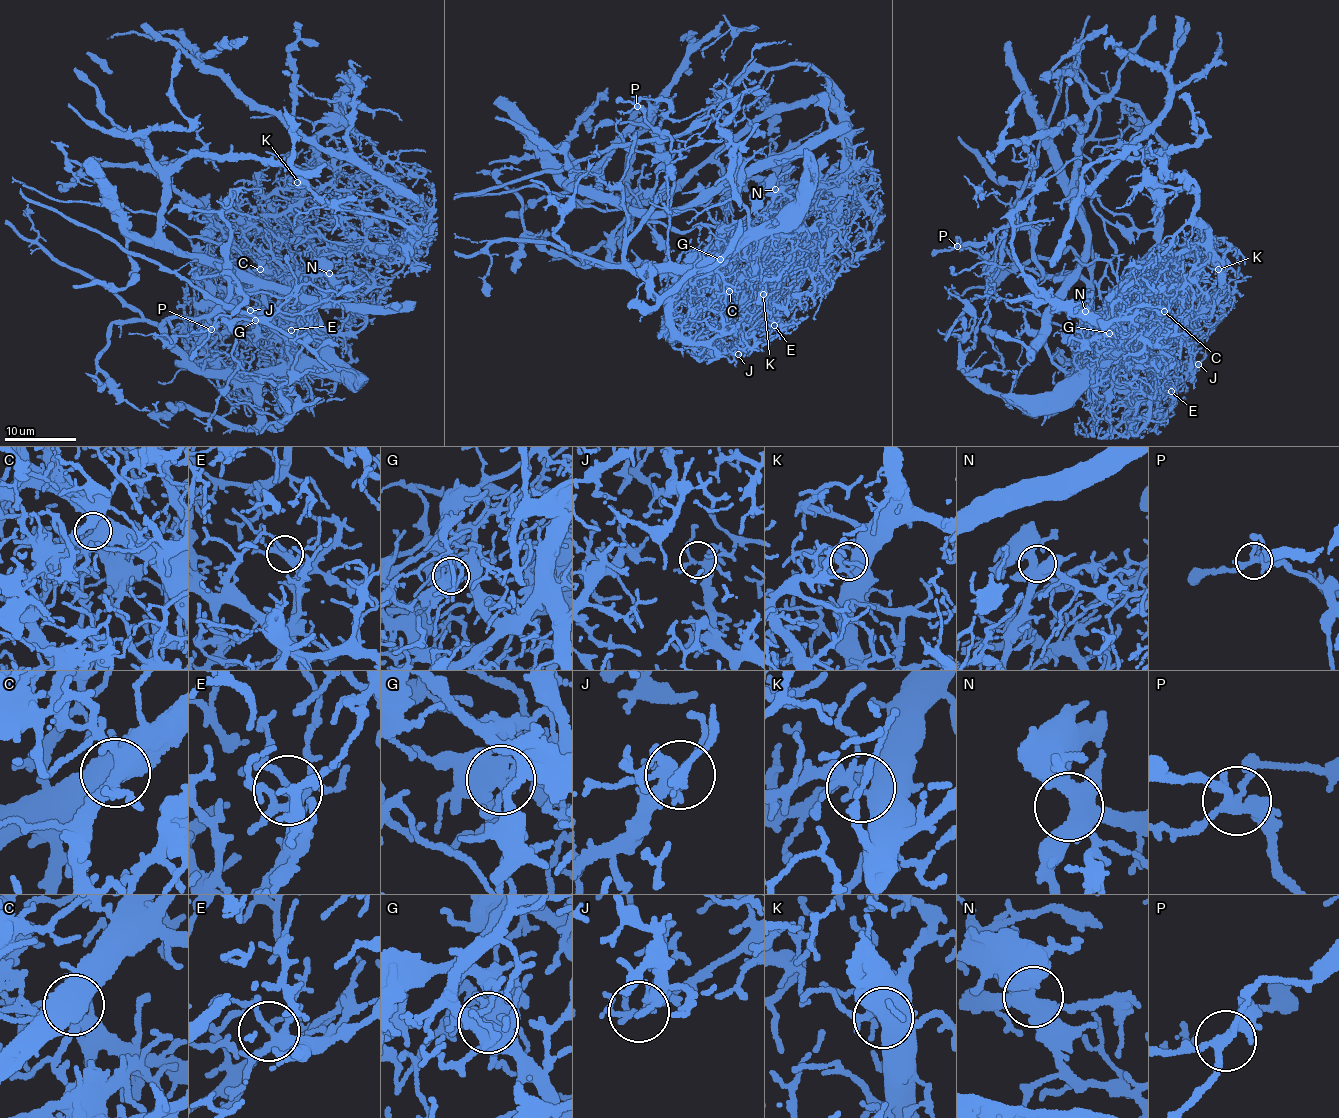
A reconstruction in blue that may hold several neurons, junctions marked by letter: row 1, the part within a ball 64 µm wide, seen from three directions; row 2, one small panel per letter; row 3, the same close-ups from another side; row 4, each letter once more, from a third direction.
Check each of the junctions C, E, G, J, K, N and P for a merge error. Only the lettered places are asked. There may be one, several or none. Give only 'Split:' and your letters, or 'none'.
Split: G, P

